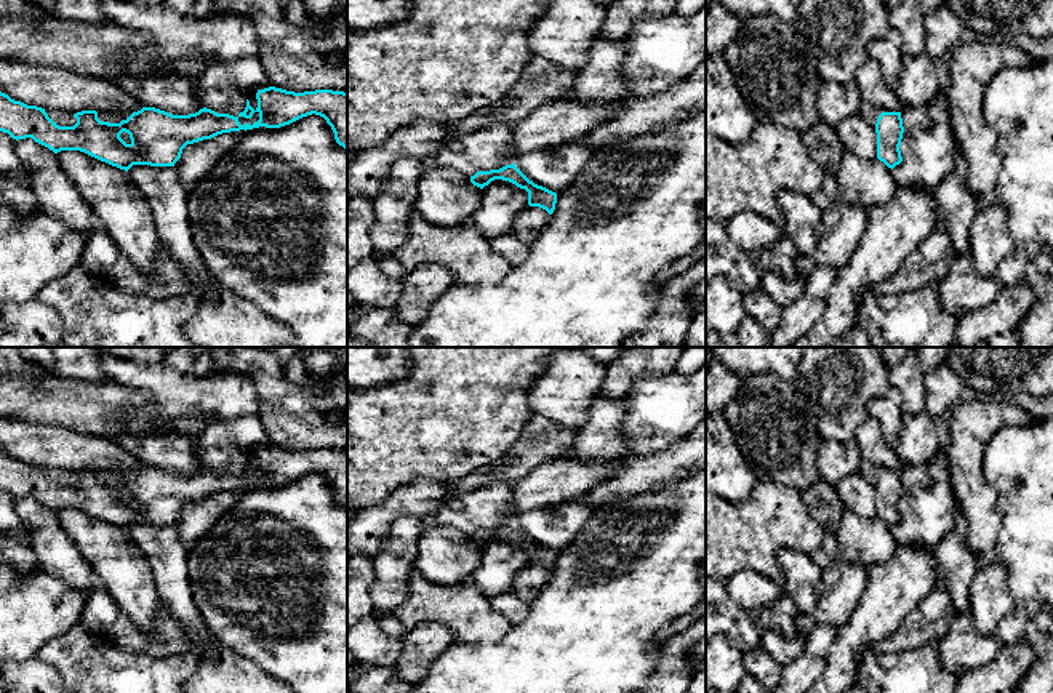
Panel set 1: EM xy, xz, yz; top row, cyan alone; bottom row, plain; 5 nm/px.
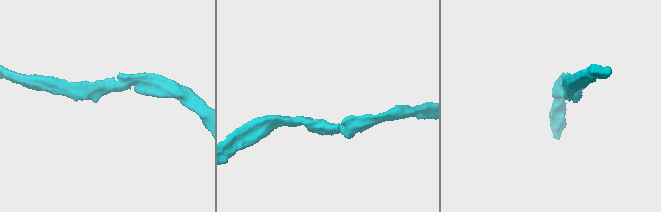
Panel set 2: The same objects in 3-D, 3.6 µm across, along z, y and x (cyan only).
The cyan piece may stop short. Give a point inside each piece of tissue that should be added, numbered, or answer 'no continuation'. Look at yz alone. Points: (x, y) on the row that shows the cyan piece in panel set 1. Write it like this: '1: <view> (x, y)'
no continuation

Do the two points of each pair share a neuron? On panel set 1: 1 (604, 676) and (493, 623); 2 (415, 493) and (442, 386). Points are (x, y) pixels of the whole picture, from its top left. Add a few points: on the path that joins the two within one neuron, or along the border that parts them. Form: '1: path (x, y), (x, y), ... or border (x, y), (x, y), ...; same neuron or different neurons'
1: border (512, 626), (496, 640), (474, 644); different neurons
2: border (447, 484), (415, 480), (394, 488), (384, 498); different neurons

